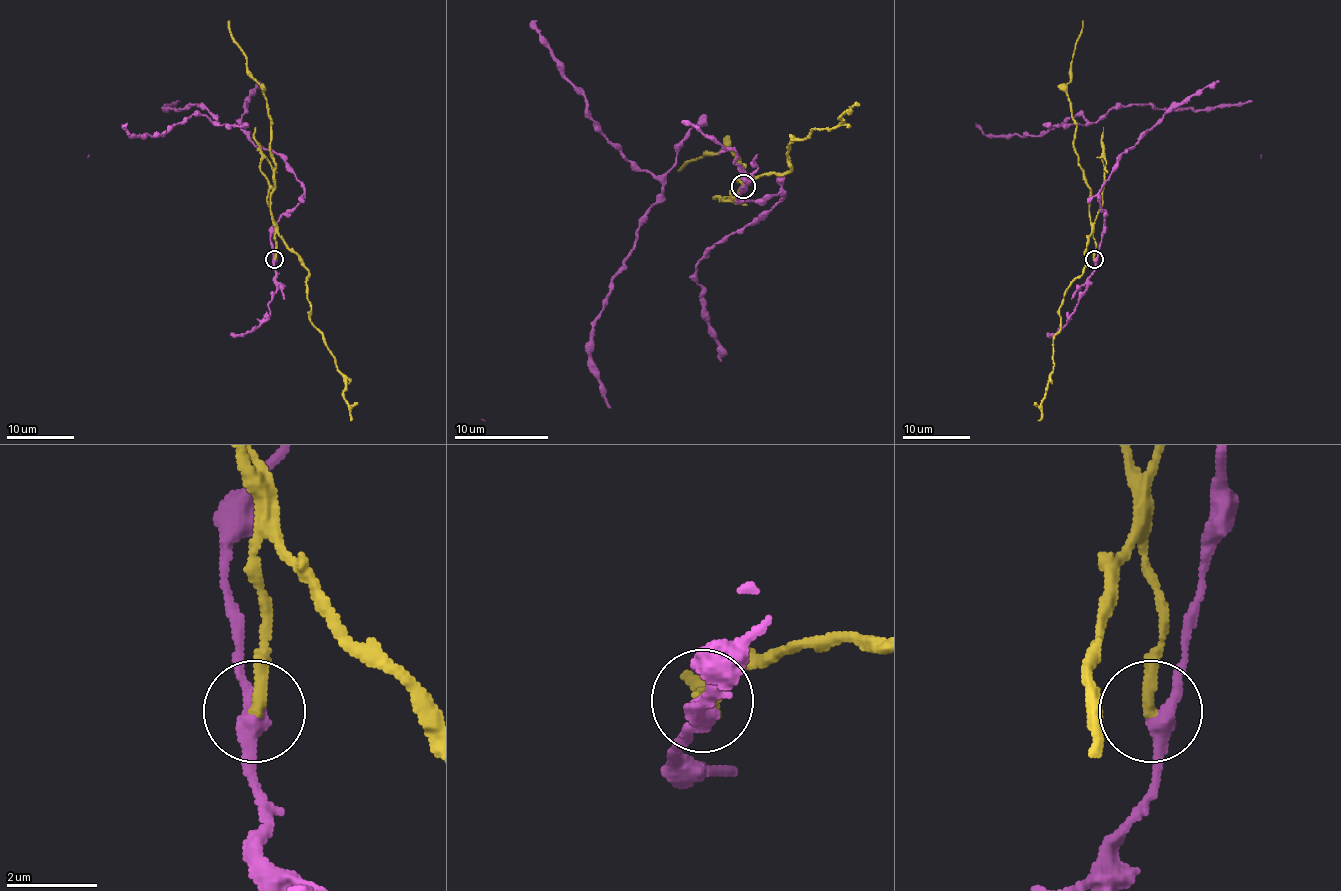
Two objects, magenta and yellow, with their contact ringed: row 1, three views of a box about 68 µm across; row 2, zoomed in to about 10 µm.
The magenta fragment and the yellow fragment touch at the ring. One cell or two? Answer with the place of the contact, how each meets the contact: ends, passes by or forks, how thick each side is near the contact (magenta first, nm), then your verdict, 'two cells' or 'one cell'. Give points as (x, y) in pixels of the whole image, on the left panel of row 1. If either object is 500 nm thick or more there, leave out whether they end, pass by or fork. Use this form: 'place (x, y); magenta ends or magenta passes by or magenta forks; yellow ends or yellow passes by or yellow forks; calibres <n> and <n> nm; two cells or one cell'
place (274, 259); magenta passes by; yellow ends; calibres 360 and 280 nm; two cells

